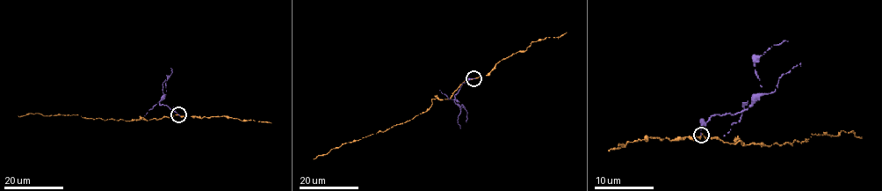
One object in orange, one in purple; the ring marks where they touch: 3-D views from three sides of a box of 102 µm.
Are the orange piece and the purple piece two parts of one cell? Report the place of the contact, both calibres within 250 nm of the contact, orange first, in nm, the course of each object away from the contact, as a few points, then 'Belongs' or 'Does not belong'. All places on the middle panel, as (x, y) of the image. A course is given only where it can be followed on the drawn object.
Place: (473, 78). Thickness 320 nm (orange) against 140 nm. Course of orange: (473, 78), (462, 82), (448, 99), (433, 99), (425, 112), (411, 119), (343, 143), (314, 158). Course of purple: (473, 78), (466, 80), (454, 95), (460, 108), (462, 106), (467, 112), (466, 122). Does not belong

